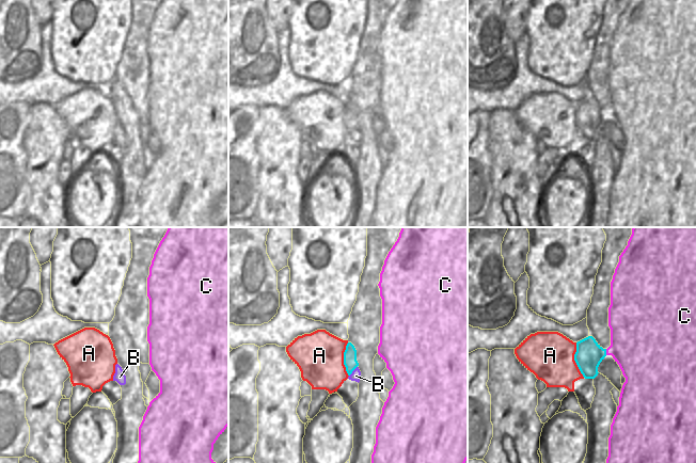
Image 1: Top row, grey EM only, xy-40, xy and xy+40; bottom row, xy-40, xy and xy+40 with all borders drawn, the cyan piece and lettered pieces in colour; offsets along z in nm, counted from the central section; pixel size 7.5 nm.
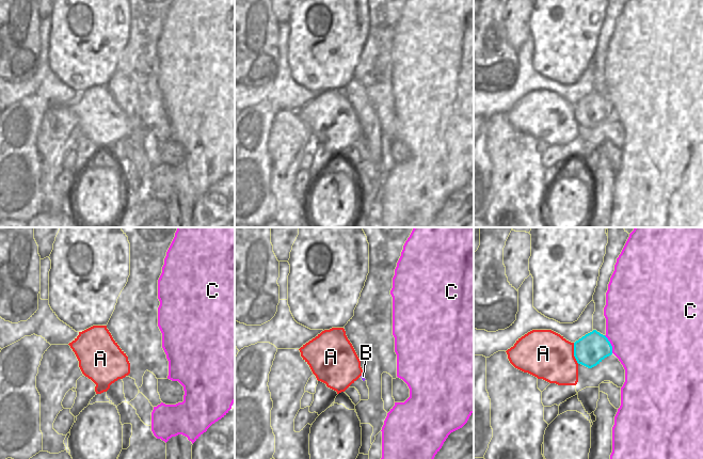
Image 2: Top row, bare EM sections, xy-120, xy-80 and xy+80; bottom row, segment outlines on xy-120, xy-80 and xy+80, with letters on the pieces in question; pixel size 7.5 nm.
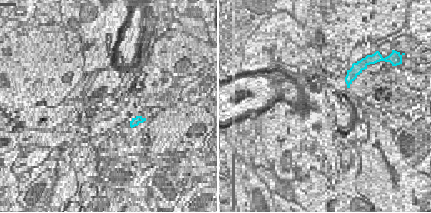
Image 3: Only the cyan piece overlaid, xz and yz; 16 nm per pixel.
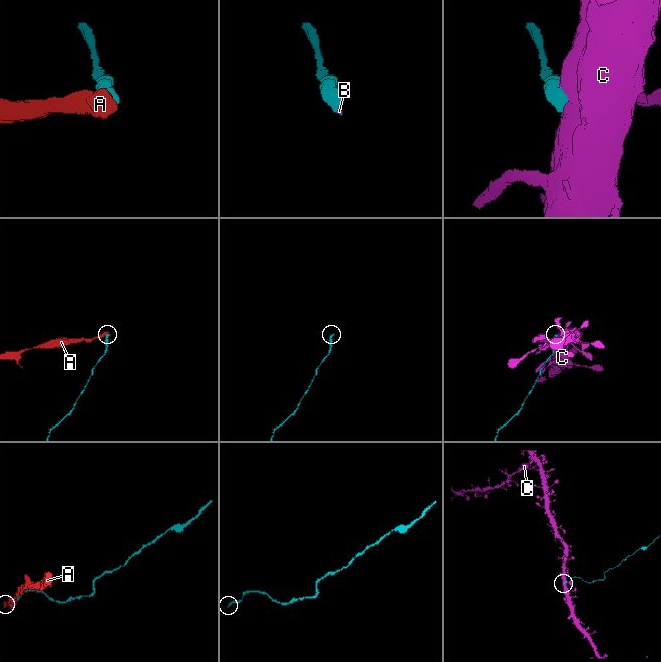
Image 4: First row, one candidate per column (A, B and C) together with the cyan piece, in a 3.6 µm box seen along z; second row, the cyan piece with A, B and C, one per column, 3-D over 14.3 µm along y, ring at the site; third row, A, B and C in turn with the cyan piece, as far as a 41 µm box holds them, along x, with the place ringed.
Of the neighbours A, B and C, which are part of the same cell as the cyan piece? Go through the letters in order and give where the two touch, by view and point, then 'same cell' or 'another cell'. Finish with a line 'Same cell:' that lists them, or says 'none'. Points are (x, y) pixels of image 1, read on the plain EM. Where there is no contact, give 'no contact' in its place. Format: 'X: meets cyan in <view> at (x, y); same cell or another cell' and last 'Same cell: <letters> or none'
A: meets cyan in xy+40 at (574, 121); another cell
B: meets cyan in xy at (352, 131); same cell
C: meets cyan in xy+40 at (605, 113); another cell
Same cell: B

